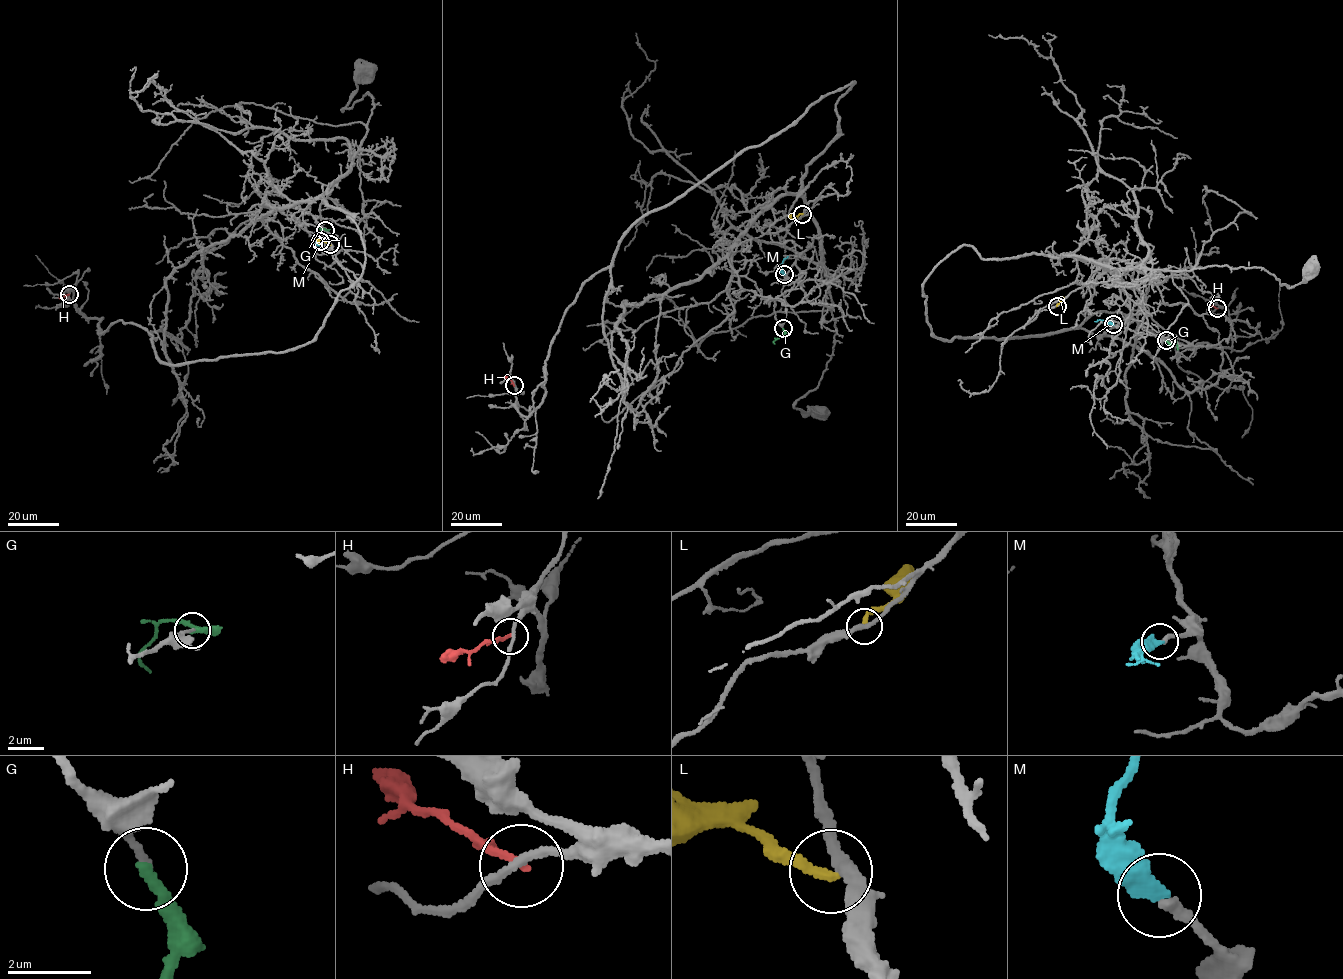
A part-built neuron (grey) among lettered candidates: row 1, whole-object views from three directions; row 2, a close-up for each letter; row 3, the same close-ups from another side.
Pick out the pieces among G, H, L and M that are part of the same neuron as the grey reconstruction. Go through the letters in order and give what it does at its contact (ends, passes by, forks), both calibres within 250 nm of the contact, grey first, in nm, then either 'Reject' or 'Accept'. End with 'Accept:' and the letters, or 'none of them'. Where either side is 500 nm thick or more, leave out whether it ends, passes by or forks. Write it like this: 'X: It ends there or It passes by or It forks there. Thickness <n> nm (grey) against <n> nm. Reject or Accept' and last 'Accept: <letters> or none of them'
G: It ends there. Thickness 150 nm (grey) against 240 nm. Reject
H: It ends there. Thickness 190 nm (grey) against 170 nm. Reject
L: It ends there. Thickness 280 nm (grey) against 220 nm. Reject
M: It ends there. Thickness 240 nm (grey) against 480 nm. Accept
Accept: M

